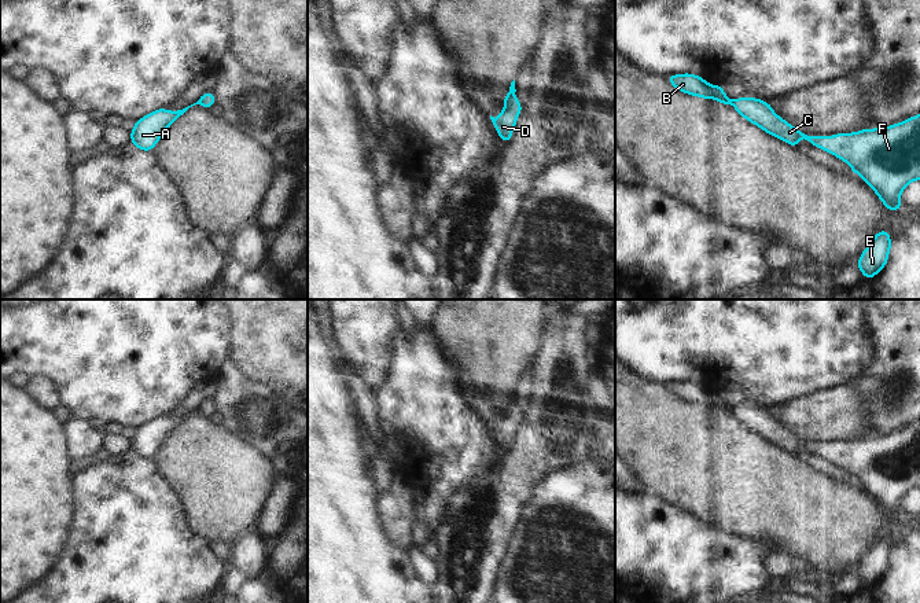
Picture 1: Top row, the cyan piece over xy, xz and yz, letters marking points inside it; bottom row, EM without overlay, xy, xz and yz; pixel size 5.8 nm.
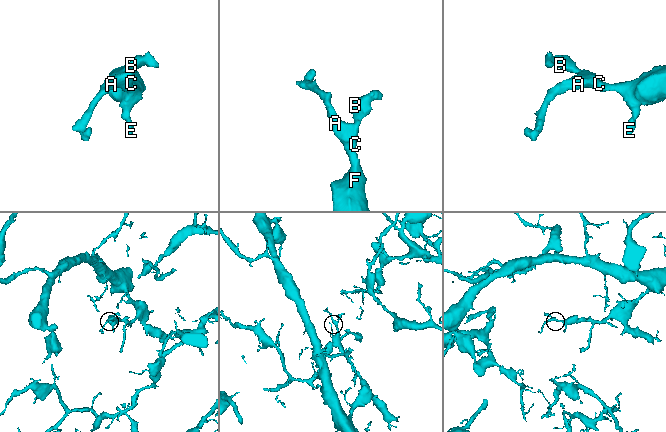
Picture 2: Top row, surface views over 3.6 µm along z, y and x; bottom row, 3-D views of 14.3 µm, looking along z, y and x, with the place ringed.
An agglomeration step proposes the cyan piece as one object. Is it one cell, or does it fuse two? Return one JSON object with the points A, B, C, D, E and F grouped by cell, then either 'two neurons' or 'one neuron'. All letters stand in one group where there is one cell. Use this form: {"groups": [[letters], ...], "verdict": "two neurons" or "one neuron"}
{"groups": [["A", "B", "C", "D", "E", "F"]], "verdict": "one neuron"}

